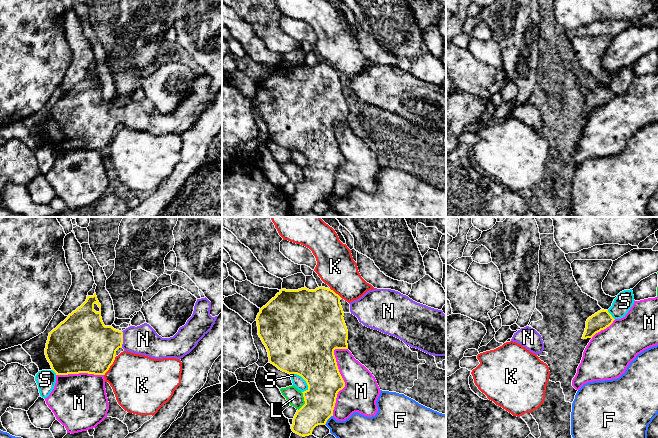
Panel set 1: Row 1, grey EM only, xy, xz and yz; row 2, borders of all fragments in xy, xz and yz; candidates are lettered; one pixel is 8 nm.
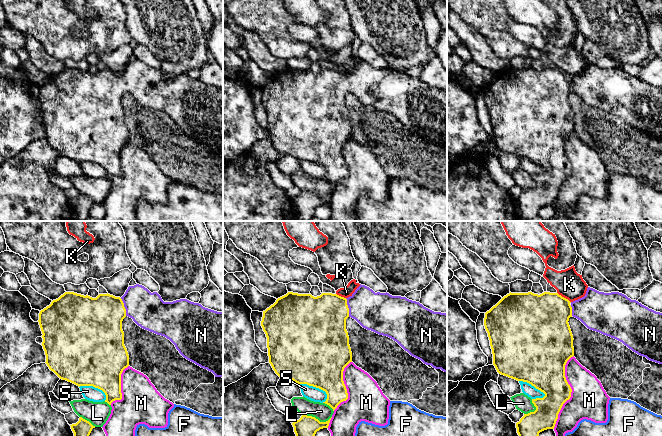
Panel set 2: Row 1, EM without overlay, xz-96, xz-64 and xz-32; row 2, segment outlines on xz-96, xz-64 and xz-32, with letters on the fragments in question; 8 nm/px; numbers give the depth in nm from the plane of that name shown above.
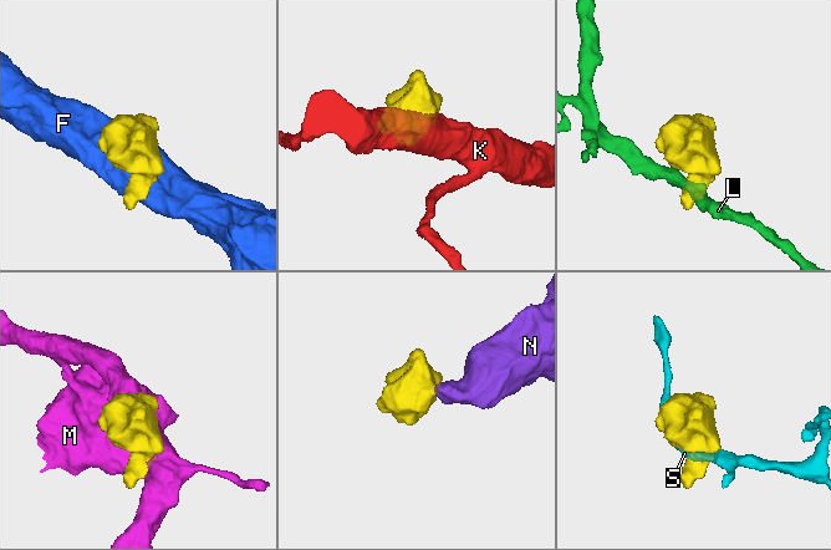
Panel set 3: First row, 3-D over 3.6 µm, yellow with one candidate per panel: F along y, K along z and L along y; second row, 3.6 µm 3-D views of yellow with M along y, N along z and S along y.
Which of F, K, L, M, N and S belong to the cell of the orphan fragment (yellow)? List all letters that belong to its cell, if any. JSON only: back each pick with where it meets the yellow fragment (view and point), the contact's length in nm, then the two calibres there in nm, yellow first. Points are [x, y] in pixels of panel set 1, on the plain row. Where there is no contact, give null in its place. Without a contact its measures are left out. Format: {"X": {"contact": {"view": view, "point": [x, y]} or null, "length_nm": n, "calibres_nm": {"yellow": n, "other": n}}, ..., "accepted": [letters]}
{"N": {"contact": {"view": "xy", "point": [122, 115]}, "length_nm": 140, "calibres_nm": {"yellow": 400, "other": 240}}, "accepted": ["N"]}

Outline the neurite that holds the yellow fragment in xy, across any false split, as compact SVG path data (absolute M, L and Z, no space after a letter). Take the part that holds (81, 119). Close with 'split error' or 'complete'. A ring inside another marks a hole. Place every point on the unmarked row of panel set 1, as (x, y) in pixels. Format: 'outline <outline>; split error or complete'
outline M96 69L53 105L48 112L45 131L56 151L88 149L105 151L115 136L116 127L123 124L135 130L154 135L181 135L189 130L198 118L212 105L218 92L210 91L211 78L205 73L197 75L192 92L178 108L170 114L162 114L147 99L130 102L123 107L105 102L101 93L101 80Z; split error

